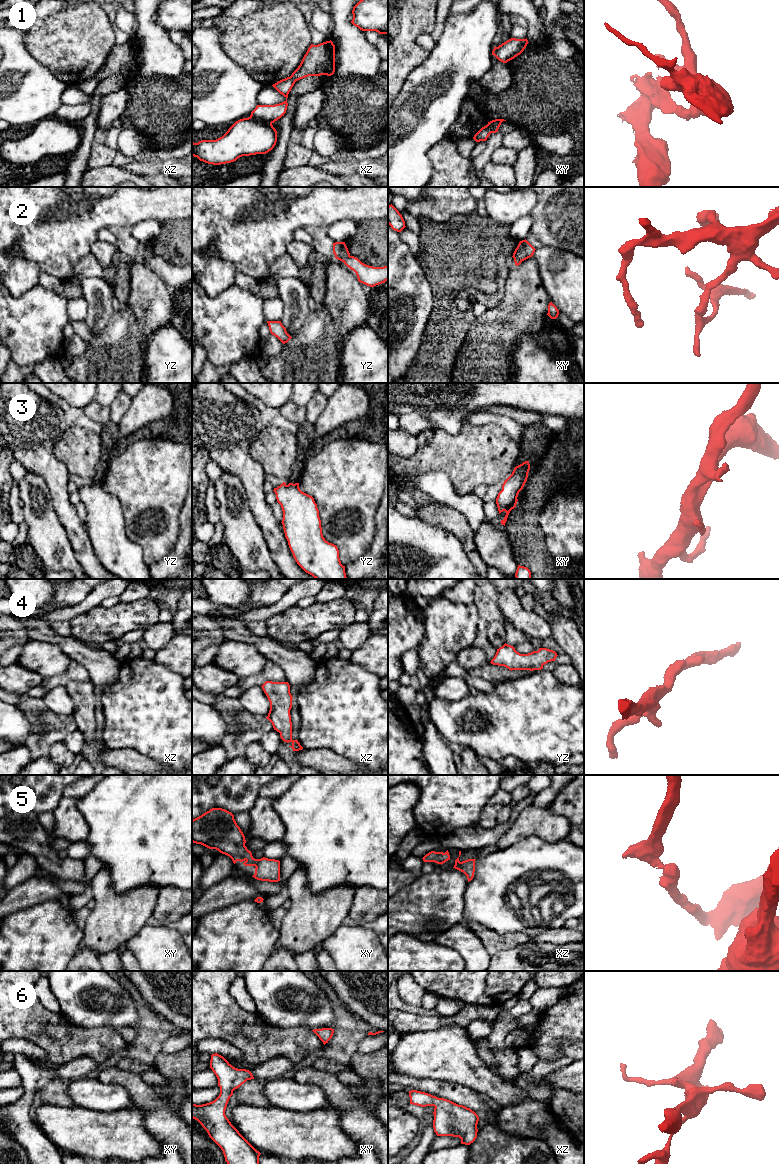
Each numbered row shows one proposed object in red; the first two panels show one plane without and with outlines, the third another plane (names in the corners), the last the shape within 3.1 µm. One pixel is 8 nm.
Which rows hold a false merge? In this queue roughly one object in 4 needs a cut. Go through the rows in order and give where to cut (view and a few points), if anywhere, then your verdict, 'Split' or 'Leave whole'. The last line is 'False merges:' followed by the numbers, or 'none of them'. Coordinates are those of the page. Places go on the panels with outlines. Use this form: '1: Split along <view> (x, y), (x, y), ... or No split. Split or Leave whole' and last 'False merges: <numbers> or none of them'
1: Split along xy (487, 124), (490, 133). Split
2: Split along yz (349, 255), (343, 261). Split
3: No split. Leave whole
4: No split. Leave whole
5: No split. Leave whole
6: No split. Leave whole
False merges: 1, 2

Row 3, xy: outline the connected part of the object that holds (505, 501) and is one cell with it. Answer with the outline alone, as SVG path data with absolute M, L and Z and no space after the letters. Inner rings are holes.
M529 461L516 466L512 474L504 481L502 490L498 493L496 504L499 514L503 511L506 512L504 519L500 522L504 526L510 511L516 507L518 494L527 481L529 470Z

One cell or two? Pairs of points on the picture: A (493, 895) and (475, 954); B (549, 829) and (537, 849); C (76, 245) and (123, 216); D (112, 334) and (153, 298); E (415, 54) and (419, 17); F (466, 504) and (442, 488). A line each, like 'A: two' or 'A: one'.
A: two
B: two
C: one
D: one
E: one
F: one

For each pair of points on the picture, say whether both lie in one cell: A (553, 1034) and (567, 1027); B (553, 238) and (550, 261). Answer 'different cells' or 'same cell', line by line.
A: same cell
B: different cells

